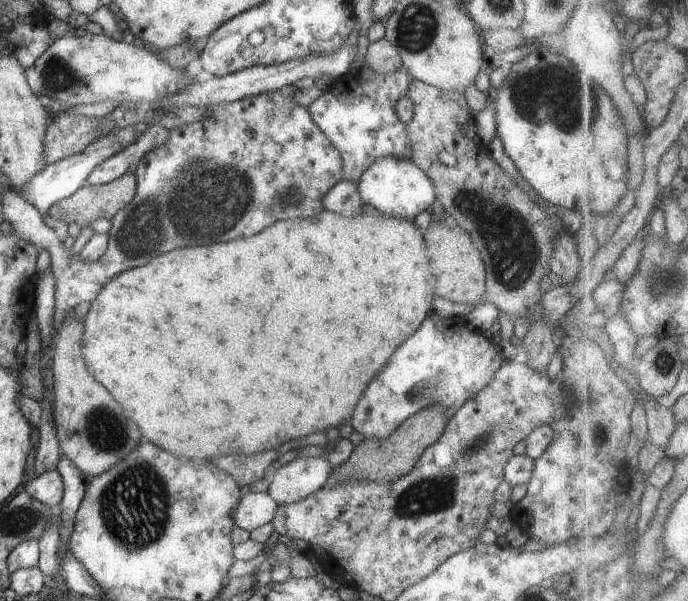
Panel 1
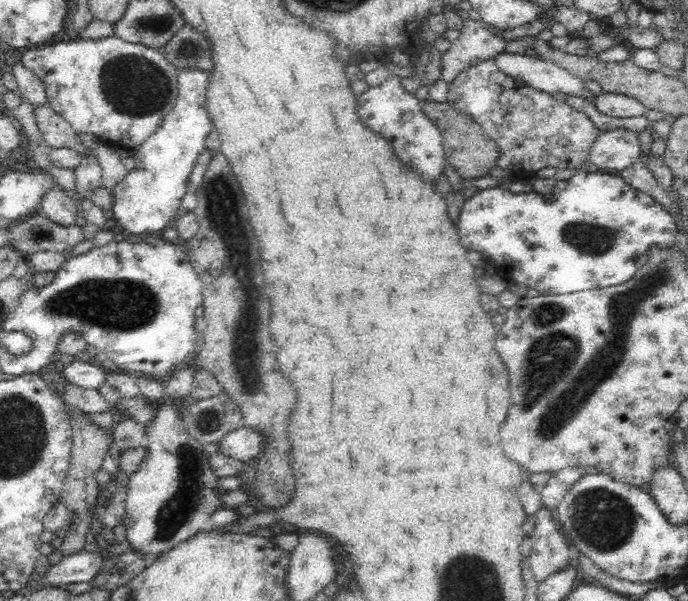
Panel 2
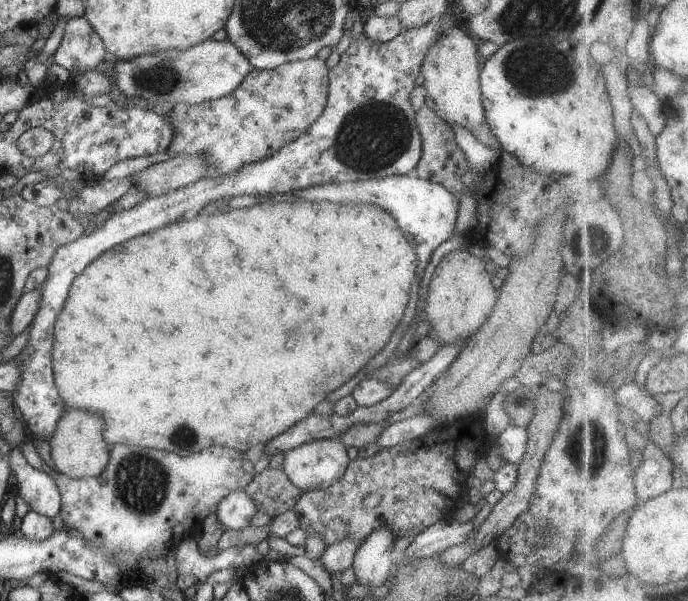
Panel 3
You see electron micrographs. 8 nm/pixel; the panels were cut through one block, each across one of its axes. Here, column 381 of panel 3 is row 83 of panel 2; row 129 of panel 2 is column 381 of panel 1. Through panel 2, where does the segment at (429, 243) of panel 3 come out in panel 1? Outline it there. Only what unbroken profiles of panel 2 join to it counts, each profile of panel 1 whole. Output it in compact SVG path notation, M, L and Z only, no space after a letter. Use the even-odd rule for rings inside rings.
M382 156L368 166L357 182L358 194L364 204L374 206L382 214L414 220L420 212L431 211L436 198L432 180L412 162L400 160L396 156Z

